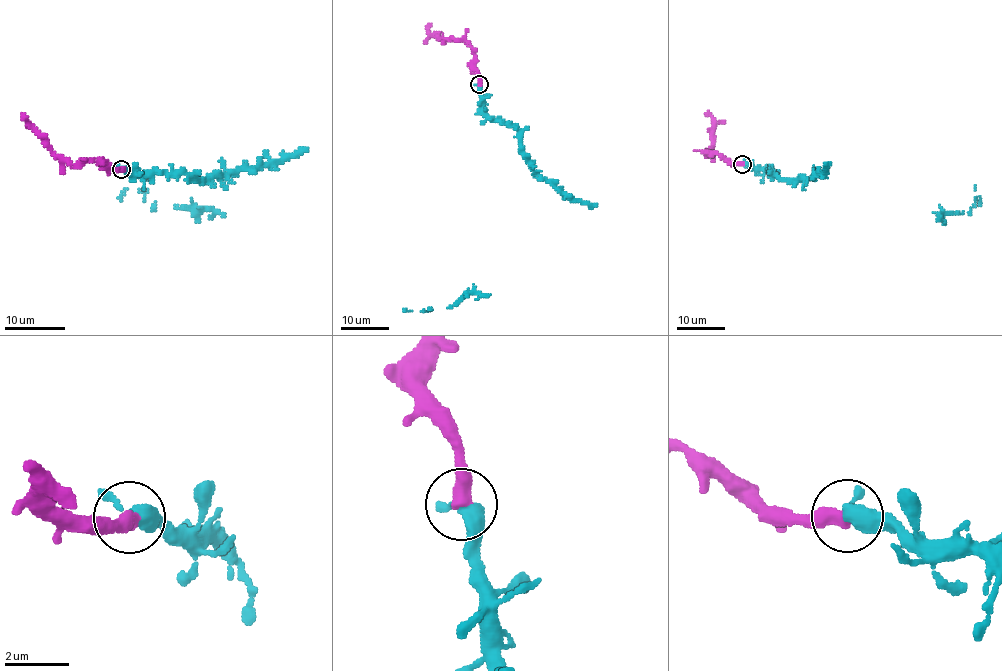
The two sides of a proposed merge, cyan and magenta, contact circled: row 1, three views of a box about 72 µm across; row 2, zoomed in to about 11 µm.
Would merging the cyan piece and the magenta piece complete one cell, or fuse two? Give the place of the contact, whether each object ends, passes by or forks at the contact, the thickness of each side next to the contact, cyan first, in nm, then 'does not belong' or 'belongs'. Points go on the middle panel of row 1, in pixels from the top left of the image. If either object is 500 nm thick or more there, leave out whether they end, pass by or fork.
place (479, 84); cyan passes by; magenta ends; calibres 380 and 480 nm; belongs

